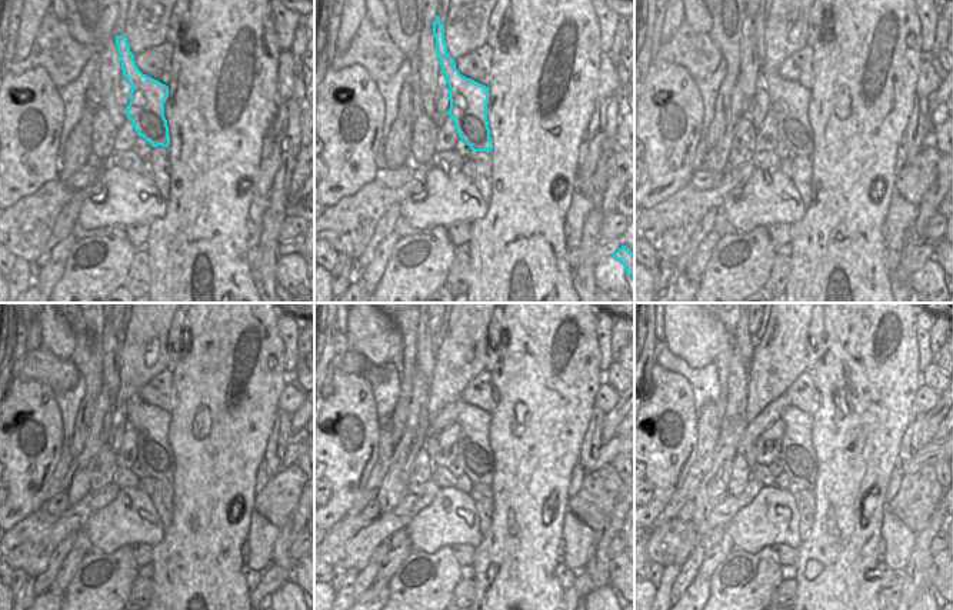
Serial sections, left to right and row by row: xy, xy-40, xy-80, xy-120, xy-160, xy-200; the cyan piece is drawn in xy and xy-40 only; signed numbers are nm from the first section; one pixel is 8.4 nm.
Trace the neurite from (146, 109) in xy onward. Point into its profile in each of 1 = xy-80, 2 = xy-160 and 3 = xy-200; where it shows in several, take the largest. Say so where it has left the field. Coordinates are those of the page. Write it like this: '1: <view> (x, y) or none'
1: xy-80 (789, 102)
2: xy-160 (475, 454)
3: xy-200 (797, 456)

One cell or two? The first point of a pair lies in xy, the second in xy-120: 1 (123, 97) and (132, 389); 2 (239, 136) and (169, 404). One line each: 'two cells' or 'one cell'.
1: two cells
2: two cells

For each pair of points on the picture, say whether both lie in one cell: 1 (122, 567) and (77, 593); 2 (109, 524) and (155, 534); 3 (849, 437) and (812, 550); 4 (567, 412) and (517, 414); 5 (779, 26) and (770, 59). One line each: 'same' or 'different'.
1: same
2: same
3: same
4: same
5: same

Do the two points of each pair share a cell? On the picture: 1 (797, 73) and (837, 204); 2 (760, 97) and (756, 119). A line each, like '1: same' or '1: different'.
1: different
2: same

